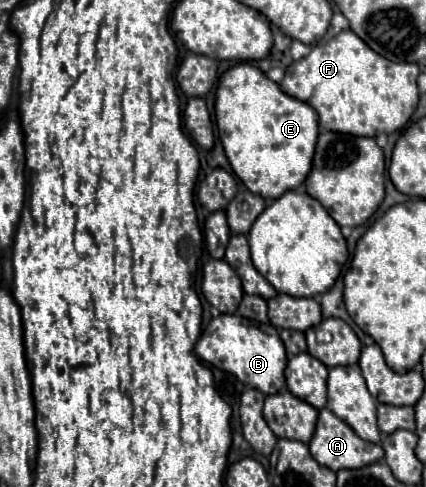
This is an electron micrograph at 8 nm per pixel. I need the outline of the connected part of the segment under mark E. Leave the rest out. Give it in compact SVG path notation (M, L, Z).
M241 62L221 76L215 92L215 118L229 164L253 194L275 200L305 182L319 136L317 112L287 96L257 66Z

